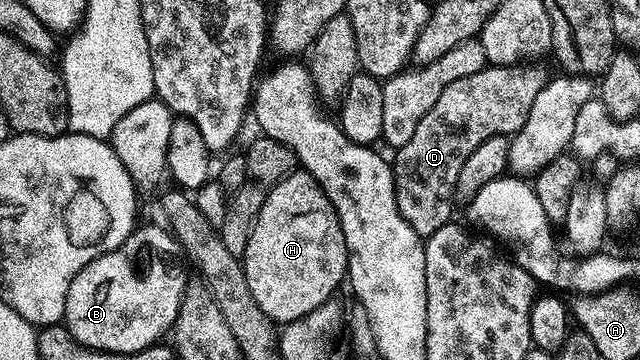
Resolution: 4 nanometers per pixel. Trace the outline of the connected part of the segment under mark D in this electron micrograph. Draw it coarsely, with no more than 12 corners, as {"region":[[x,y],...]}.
{"region":[[543,63],[488,64],[441,91],[394,150],[419,237],[452,220],[485,139],[525,127]]}

